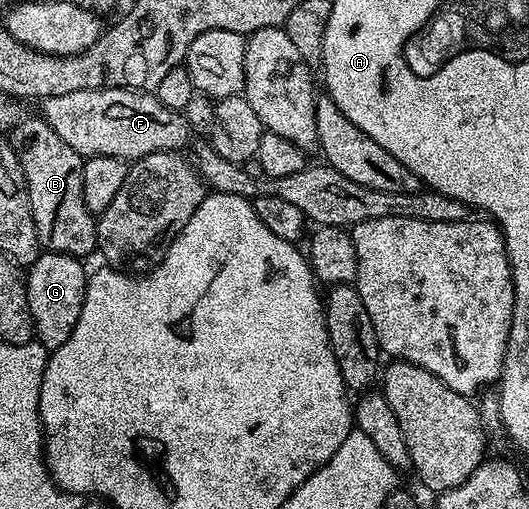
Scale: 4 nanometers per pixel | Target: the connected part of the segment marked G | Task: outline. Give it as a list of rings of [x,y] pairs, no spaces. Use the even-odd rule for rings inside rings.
[[[42,251],[25,274],[28,307],[34,320],[34,336],[37,344],[44,346],[47,351],[68,343],[68,335],[72,335],[80,319],[80,307],[84,303],[88,280],[88,269],[82,265],[85,264],[72,255]]]

